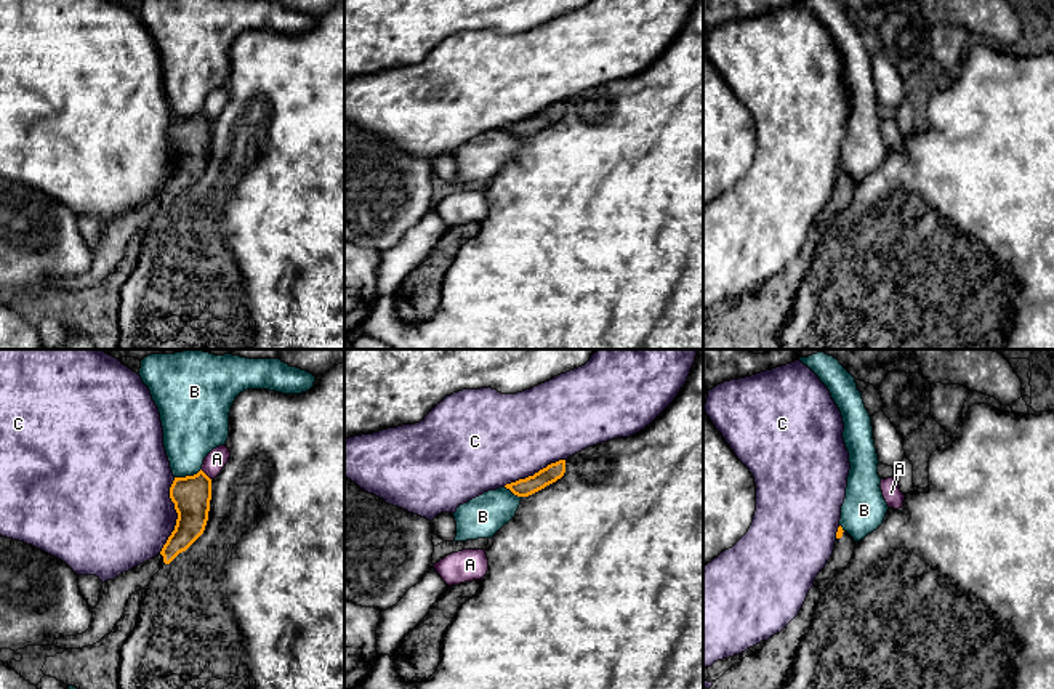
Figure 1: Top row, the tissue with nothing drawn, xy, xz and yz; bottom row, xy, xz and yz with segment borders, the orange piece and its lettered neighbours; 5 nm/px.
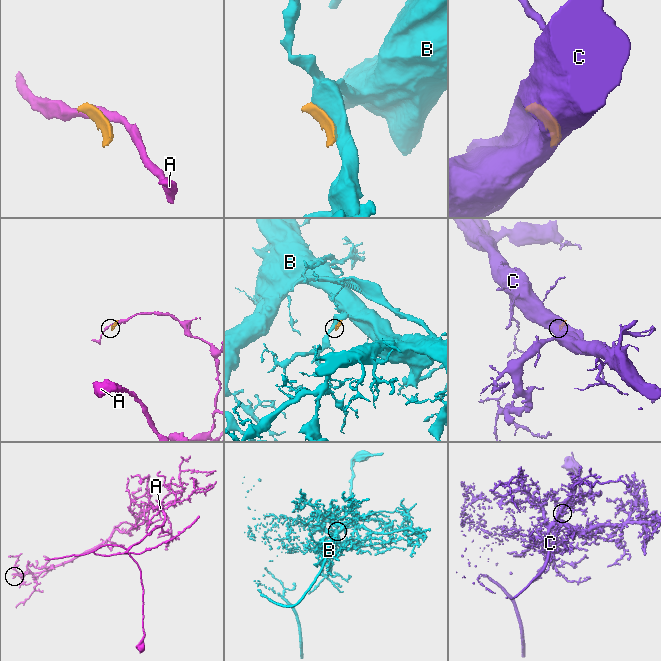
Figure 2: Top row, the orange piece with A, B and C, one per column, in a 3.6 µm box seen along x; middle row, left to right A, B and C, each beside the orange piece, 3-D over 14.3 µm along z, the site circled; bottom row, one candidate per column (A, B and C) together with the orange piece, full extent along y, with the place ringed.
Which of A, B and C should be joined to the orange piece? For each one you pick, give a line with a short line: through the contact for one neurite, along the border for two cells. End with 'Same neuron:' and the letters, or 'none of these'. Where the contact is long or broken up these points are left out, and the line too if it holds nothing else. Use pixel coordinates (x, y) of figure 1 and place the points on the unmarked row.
Same neuron: none of these

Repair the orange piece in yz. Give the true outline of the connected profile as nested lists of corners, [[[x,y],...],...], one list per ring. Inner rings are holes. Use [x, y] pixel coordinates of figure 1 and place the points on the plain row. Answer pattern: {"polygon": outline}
{"polygon": [[[839,167],[836,173],[833,195],[825,205],[825,208],[815,218],[814,226],[819,231],[823,231],[830,224],[830,221],[849,205],[854,191],[855,191],[854,179],[847,173],[844,173],[843,168]]]}

